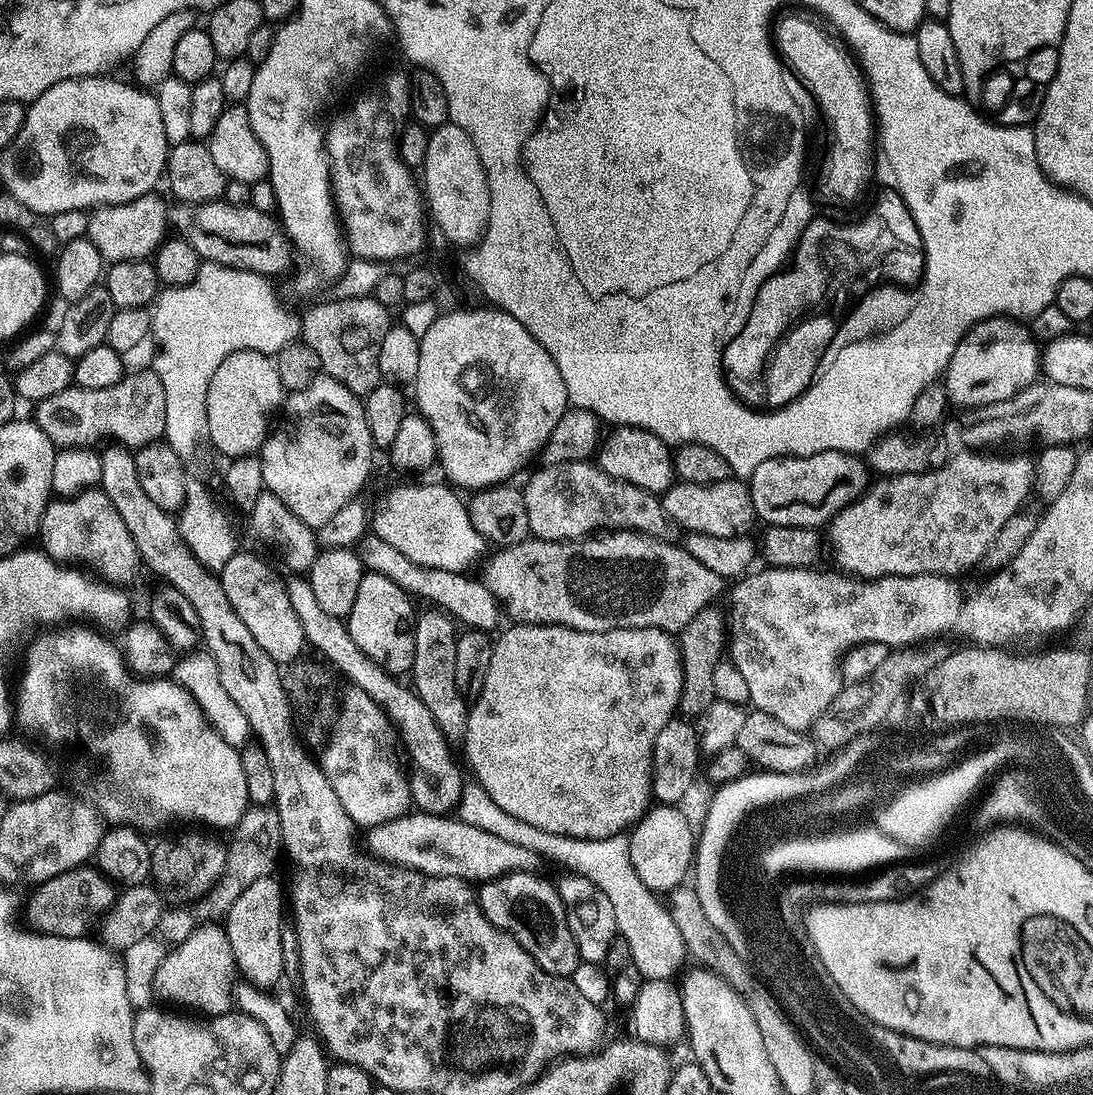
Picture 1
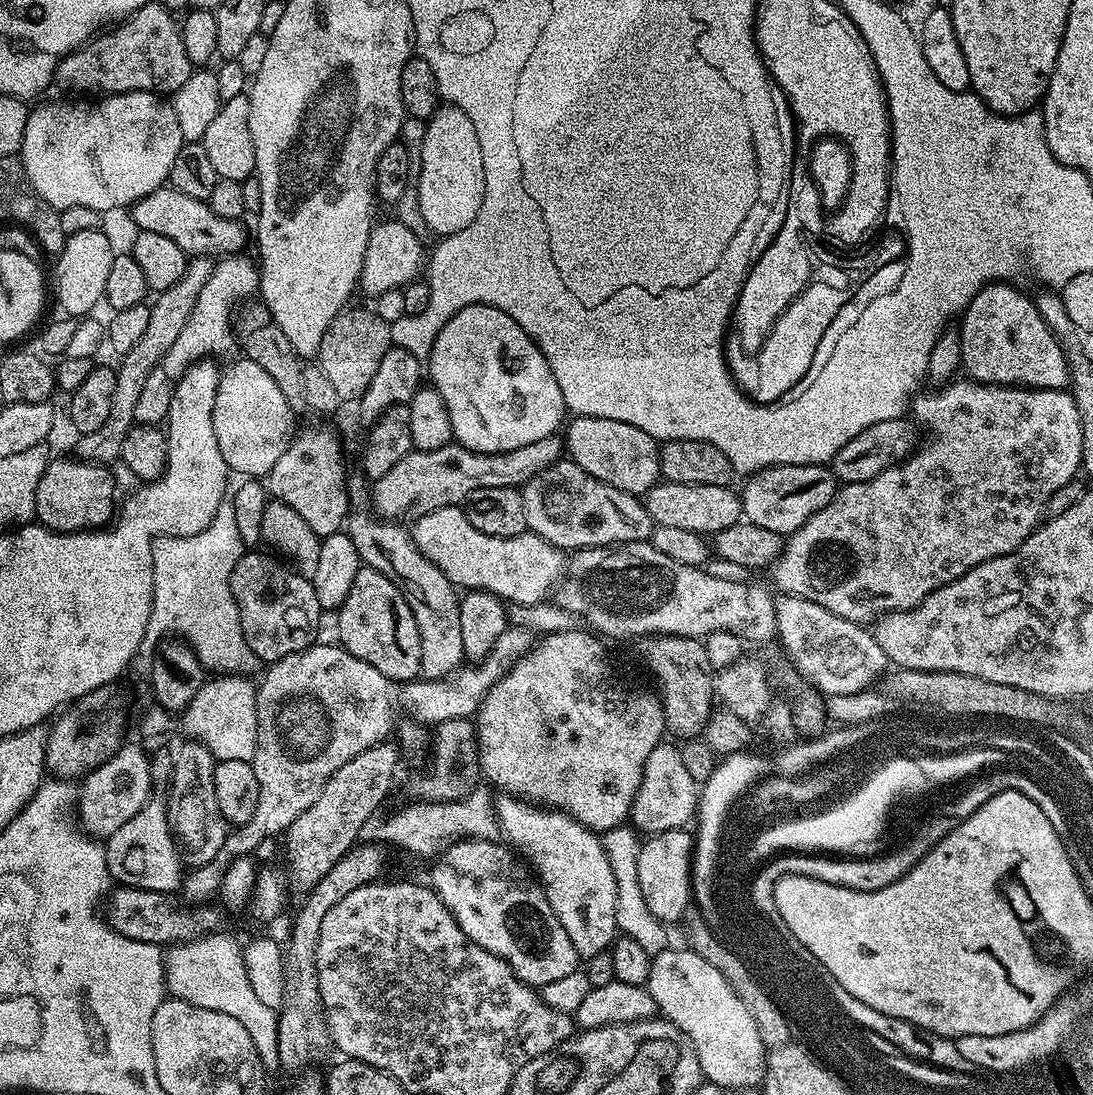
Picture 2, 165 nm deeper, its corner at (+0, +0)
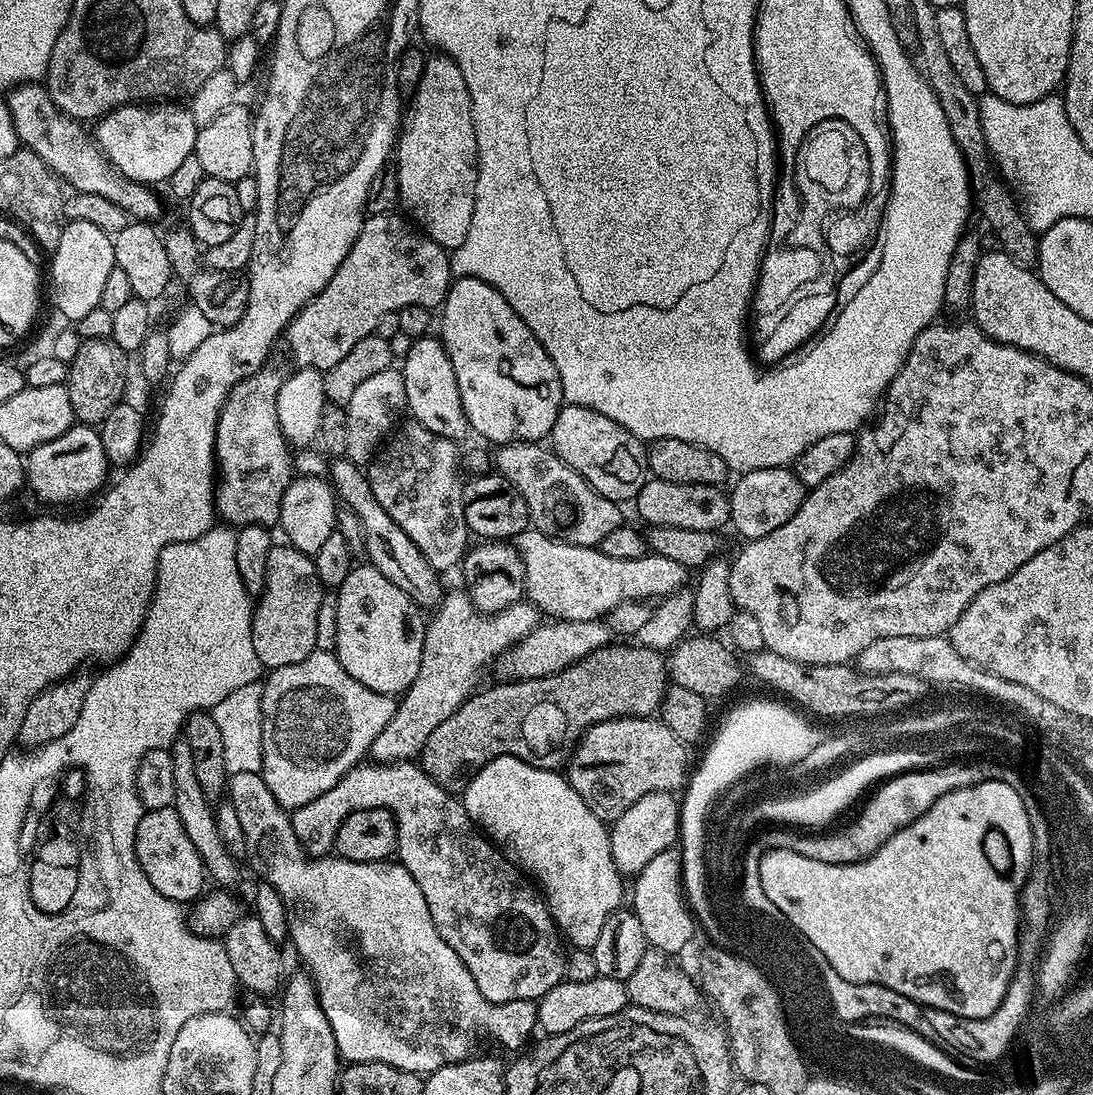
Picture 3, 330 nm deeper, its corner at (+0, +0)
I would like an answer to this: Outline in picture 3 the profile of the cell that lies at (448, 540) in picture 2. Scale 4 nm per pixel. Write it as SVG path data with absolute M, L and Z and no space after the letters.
M529 530L517 536L514 546L520 551L524 563L524 591L529 604L535 604L545 617L558 620L598 620L608 615L620 603L635 601L651 601L651 596L663 598L681 591L685 587L684 579L690 576L689 569L678 566L671 558L662 558L649 554L642 558L623 560L622 558L606 558L599 547L583 548L573 544L563 544L561 540L551 540L546 534Z

